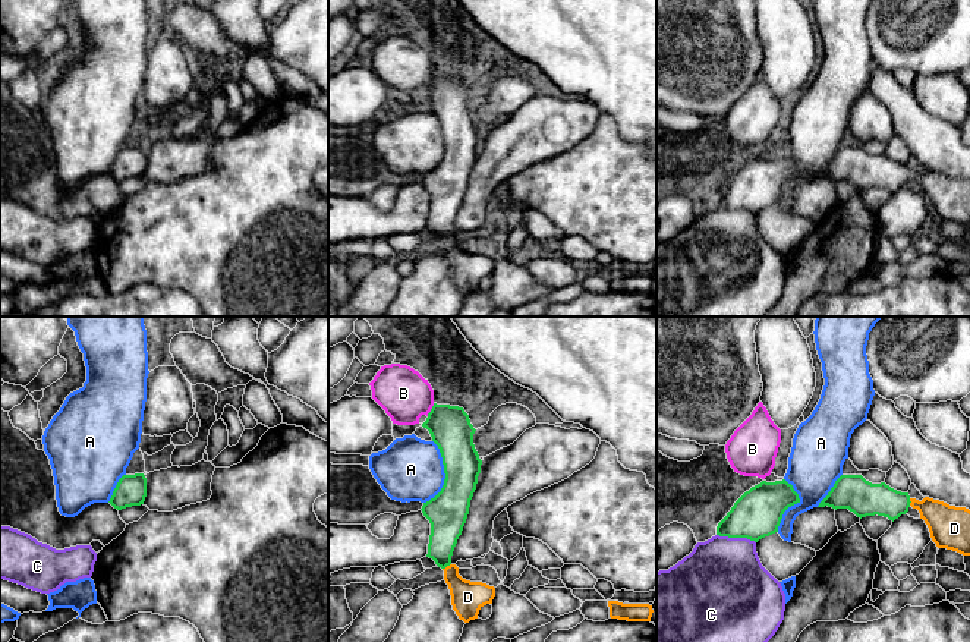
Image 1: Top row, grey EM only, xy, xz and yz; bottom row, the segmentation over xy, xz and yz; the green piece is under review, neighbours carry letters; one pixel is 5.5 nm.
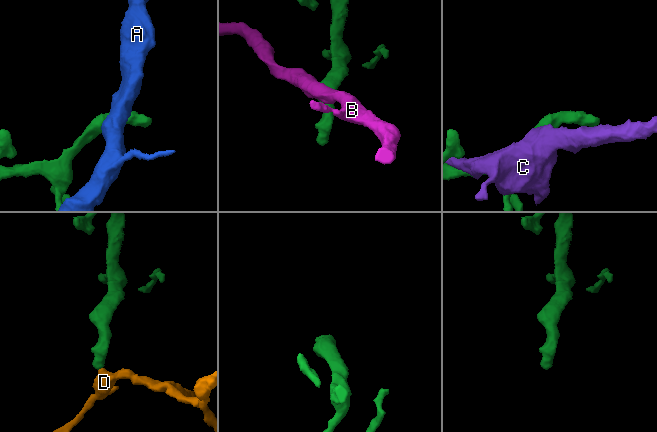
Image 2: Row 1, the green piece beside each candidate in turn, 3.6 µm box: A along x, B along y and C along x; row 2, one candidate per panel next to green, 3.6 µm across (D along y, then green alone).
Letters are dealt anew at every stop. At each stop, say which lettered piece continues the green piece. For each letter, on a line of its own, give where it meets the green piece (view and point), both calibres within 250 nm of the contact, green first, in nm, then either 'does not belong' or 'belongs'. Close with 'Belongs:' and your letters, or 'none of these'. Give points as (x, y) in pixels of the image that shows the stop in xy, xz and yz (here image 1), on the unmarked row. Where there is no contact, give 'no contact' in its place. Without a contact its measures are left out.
A: xz (444, 144) | 220/360 nm | does not belong
B: xz (431, 81) | 220/280 nm | does not belong
C: yz (736, 208) | 260/460 nm | does not belong
D: xz (446, 238) | 190/180 nm | belongs
Belongs: D

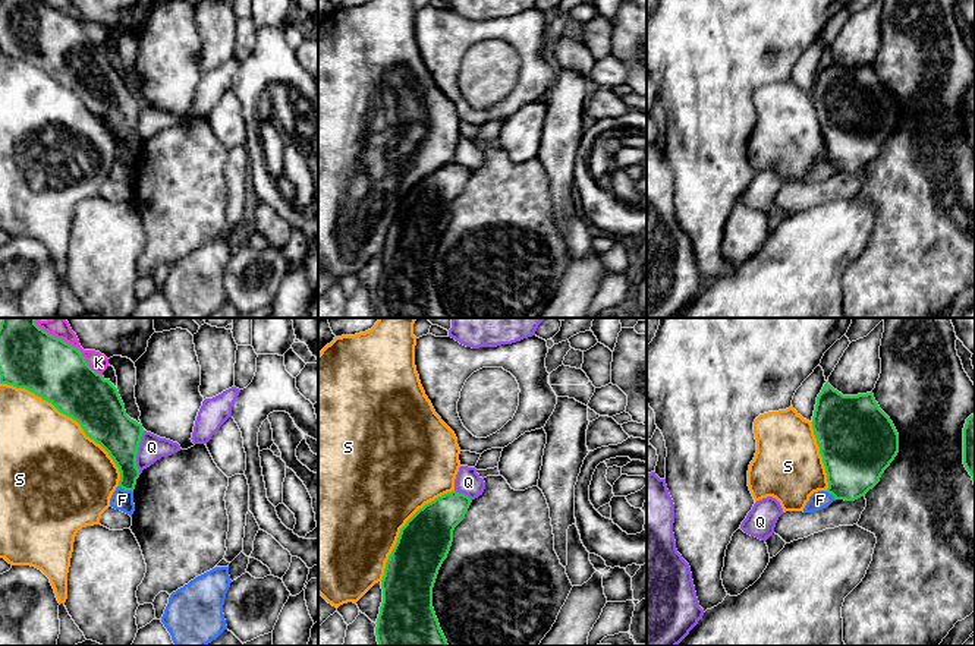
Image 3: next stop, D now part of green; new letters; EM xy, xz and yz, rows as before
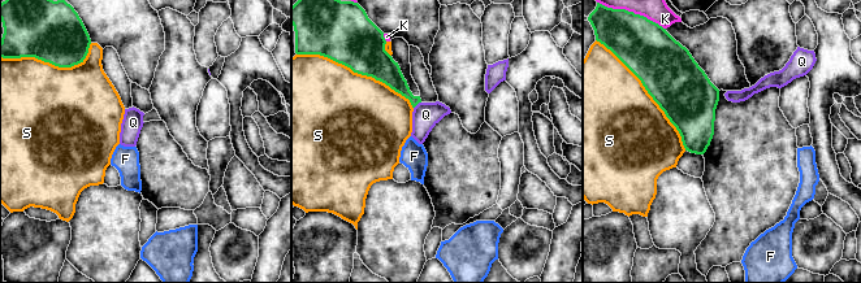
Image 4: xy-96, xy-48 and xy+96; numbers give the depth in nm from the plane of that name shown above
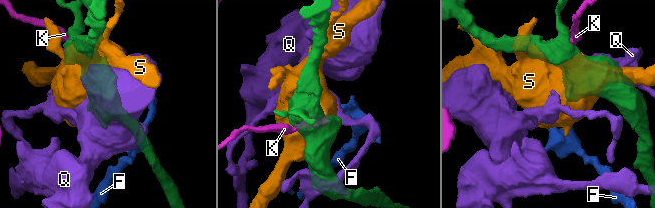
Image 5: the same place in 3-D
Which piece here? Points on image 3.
F: xy (126, 161) | 180/120 nm | does not belong
K: xy (72, 18) | 340/100 nm | does not belong
Q: xy (137, 125) | 240/140 nm | does not belong
S: xy (71, 88) | 320/480 nm | does not belong
Belongs: none of these

